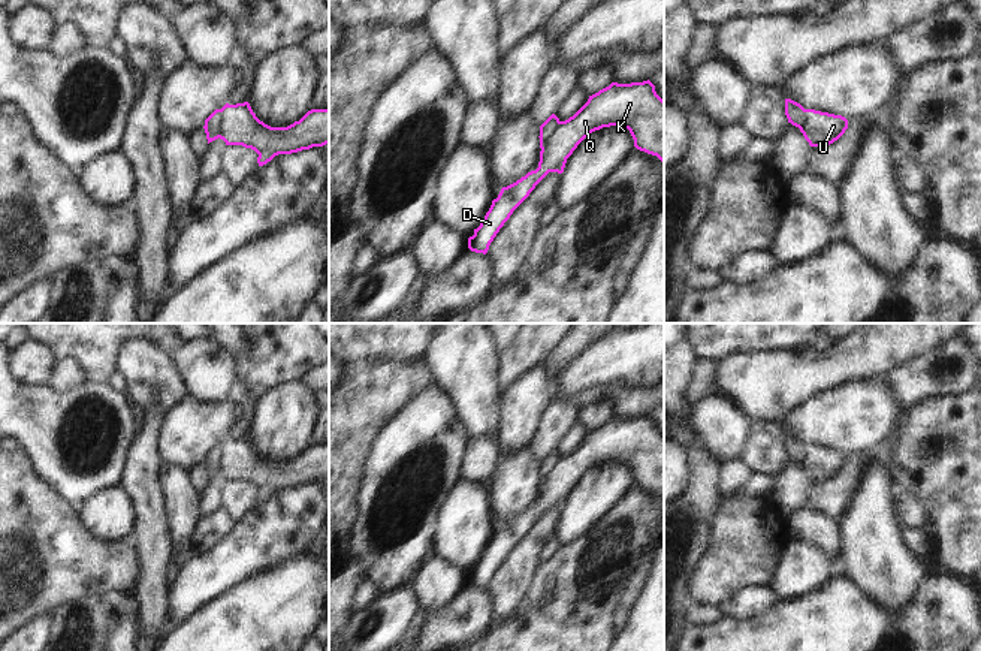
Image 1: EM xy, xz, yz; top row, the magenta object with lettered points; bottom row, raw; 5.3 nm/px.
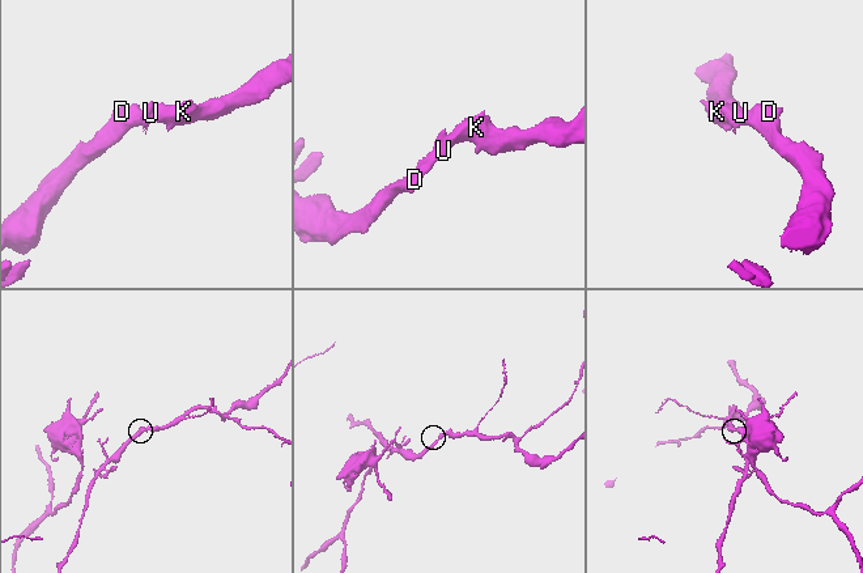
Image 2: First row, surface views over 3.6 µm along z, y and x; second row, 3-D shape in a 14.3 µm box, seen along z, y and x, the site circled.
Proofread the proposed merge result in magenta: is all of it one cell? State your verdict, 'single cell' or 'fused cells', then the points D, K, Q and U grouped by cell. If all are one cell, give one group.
single cell; D K Q U

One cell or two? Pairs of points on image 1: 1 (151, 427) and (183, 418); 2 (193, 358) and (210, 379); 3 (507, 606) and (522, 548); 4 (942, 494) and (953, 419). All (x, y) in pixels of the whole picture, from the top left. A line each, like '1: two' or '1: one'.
1: two
2: one
3: one
4: one

